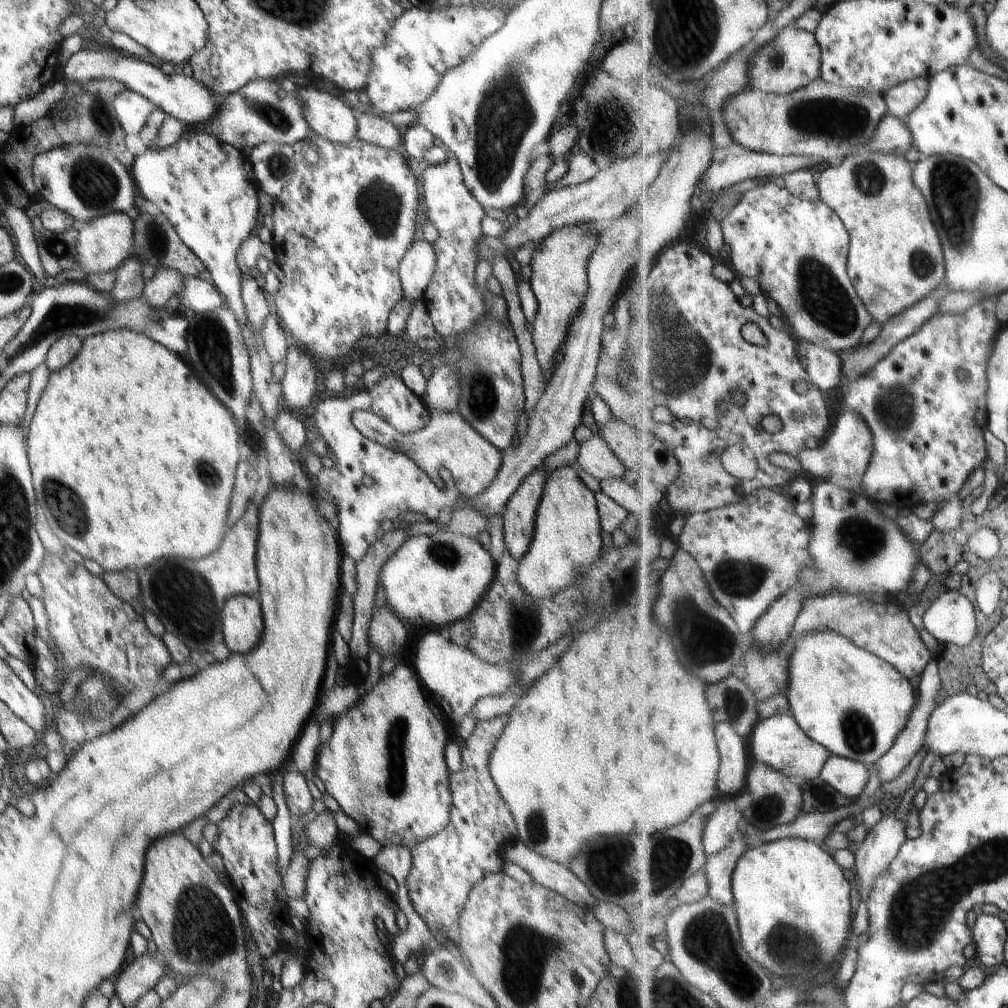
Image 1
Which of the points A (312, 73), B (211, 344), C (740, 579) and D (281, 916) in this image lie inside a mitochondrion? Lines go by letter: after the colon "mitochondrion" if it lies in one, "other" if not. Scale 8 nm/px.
A: other
B: mitochondrion
C: mitochondrion
D: other

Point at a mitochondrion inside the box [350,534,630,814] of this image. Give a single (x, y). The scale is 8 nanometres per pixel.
(394, 778)

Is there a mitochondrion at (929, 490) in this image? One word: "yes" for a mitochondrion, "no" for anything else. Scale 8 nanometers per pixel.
no

